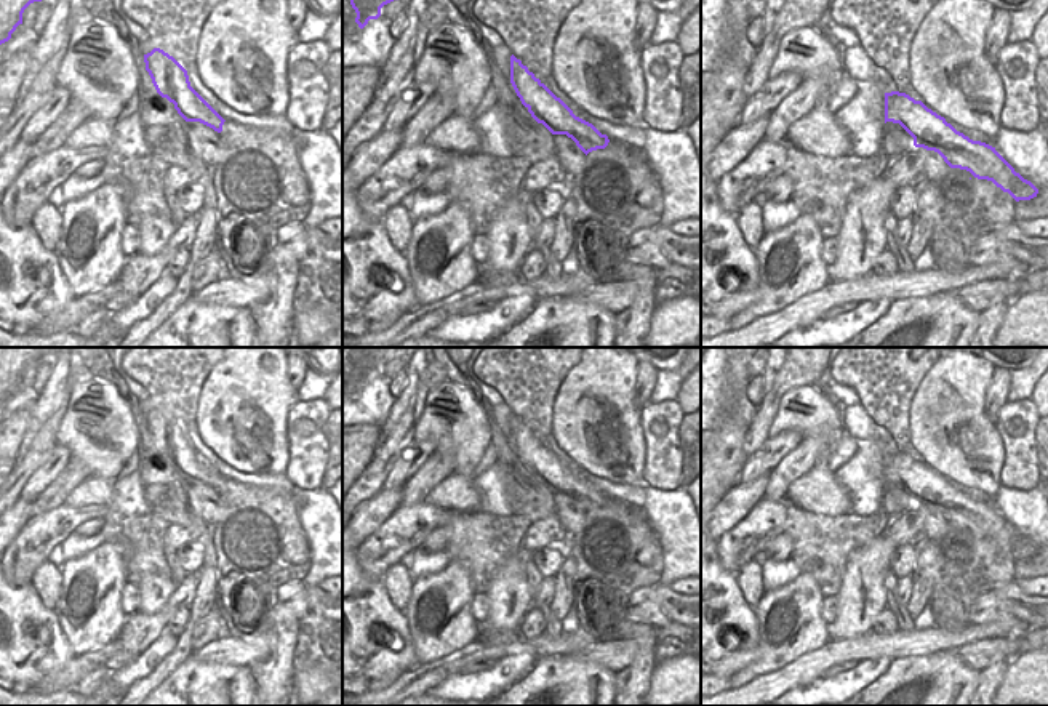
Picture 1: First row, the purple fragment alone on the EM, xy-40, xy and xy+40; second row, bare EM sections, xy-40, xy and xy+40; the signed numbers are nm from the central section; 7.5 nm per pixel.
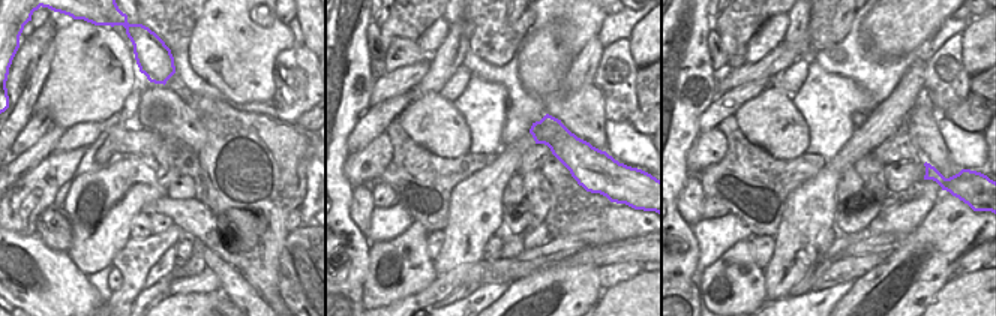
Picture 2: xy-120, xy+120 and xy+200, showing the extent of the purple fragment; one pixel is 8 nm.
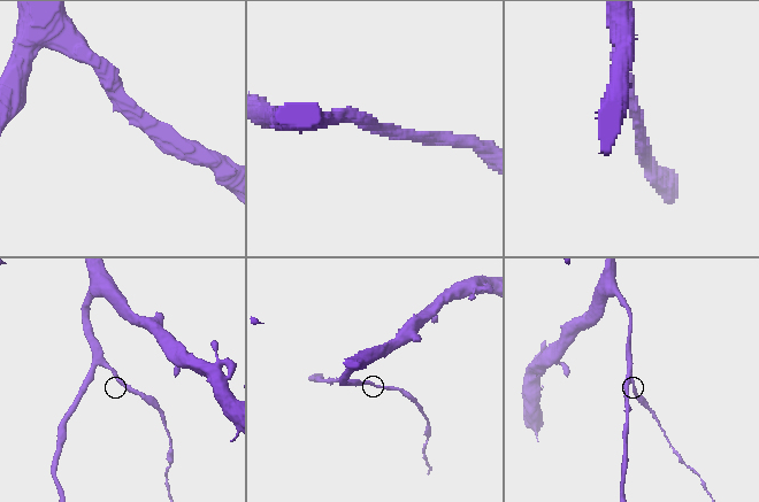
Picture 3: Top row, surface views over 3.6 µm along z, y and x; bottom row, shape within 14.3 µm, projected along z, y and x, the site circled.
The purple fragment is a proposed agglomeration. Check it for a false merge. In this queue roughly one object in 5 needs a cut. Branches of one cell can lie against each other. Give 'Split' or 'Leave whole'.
Leave whole.

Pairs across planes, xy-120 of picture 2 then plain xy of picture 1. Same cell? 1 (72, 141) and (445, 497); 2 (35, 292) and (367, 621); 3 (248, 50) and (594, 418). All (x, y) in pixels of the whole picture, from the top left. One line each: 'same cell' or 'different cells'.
1: same cell
2: same cell
3: same cell

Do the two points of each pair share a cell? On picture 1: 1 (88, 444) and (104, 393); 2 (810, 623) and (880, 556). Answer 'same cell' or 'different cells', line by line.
1: same cell
2: different cells

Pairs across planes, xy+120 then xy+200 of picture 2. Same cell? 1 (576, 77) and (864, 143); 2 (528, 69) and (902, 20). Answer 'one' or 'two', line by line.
1: one
2: two

